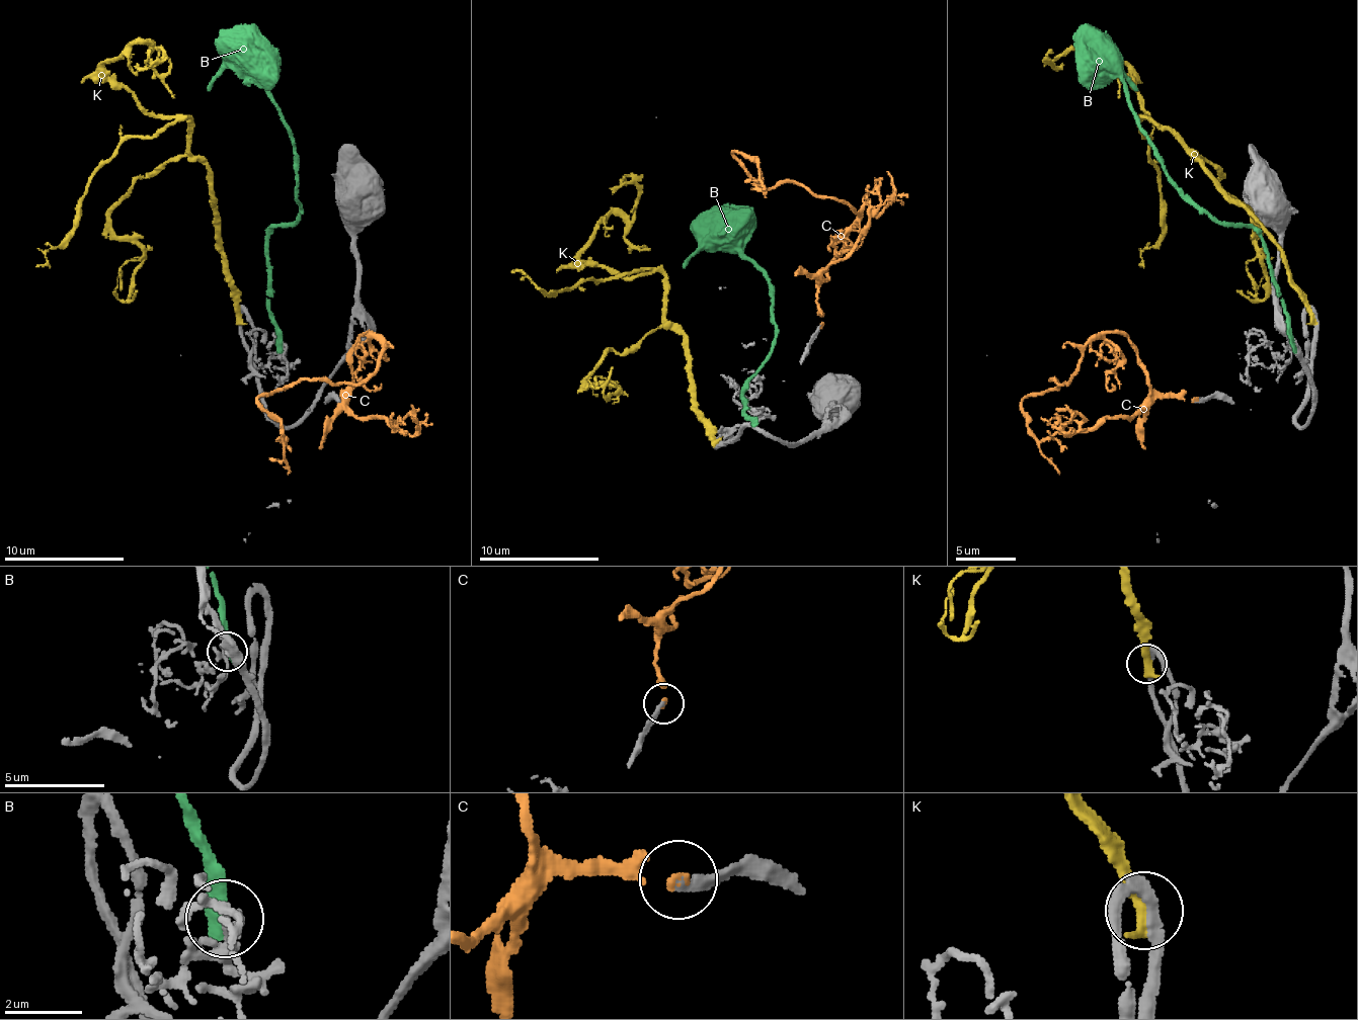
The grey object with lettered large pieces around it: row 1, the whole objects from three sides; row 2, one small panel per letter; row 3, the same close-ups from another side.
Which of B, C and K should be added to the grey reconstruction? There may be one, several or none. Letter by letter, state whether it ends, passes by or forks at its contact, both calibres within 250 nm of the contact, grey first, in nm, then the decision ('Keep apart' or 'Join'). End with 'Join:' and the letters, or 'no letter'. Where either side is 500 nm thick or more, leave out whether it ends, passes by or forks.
B: It ends there. Thickness 200 nm (grey) against 380 nm. Keep apart
C: It ends there. Thickness 240 nm (grey) against 130 nm. Join
K: It ends there. Thickness 320 nm (grey) against 480 nm. Keep apart
Join: C

